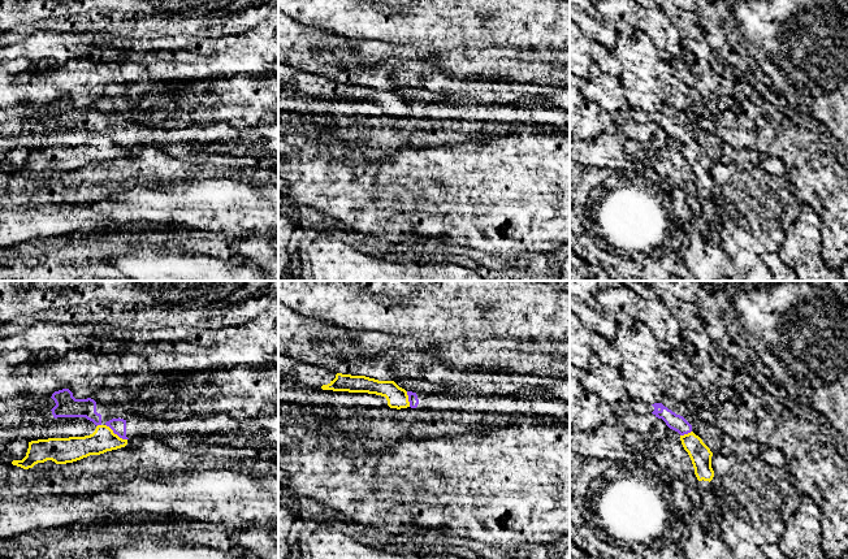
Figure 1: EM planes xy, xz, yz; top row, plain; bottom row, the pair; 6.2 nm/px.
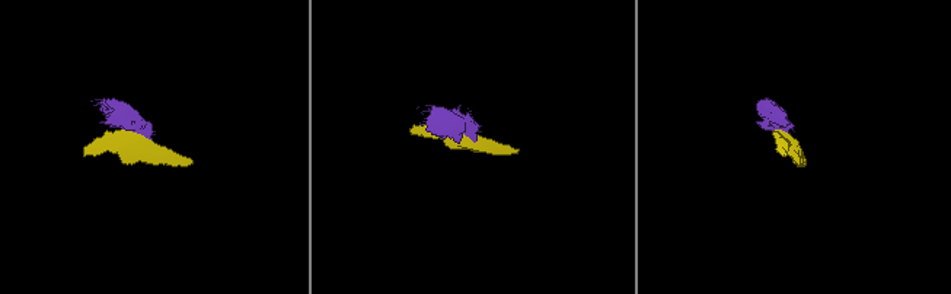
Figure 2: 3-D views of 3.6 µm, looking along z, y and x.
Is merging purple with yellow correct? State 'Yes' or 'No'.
No

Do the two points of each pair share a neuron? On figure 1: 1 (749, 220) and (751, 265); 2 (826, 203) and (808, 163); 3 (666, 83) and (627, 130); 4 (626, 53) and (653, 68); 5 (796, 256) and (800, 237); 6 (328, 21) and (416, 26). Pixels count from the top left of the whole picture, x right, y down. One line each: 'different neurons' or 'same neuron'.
1: same neuron
2: same neuron
3: different neurons
4: same neuron
5: same neuron
6: same neuron

